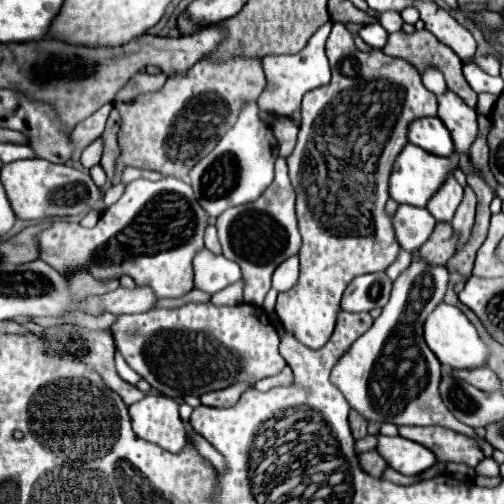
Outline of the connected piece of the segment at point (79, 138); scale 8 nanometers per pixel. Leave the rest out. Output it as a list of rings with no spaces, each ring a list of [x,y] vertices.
[[[104,104],[100,110],[96,110],[92,116],[88,116],[86,120],[82,120],[74,130],[72,130],[72,144],[74,144],[74,154],[72,154],[72,162],[80,160],[80,152],[92,144],[102,132],[104,132],[104,124],[108,120],[108,114],[114,106],[112,104]]]

